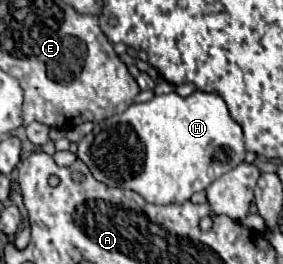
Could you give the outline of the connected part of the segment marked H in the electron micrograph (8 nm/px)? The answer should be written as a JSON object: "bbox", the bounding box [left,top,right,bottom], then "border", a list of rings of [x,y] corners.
{"bbox":[77,90,245,204],"border":[[[195,90],[187,98],[179,96],[177,92],[169,92],[155,96],[153,100],[143,104],[131,104],[125,112],[115,114],[101,124],[95,124],[93,132],[79,142],[77,158],[81,158],[91,174],[107,186],[135,190],[151,204],[173,204],[187,202],[195,192],[209,188],[209,184],[217,180],[217,176],[241,164],[245,160],[245,146],[243,130],[231,118],[225,100],[217,94]]]}

